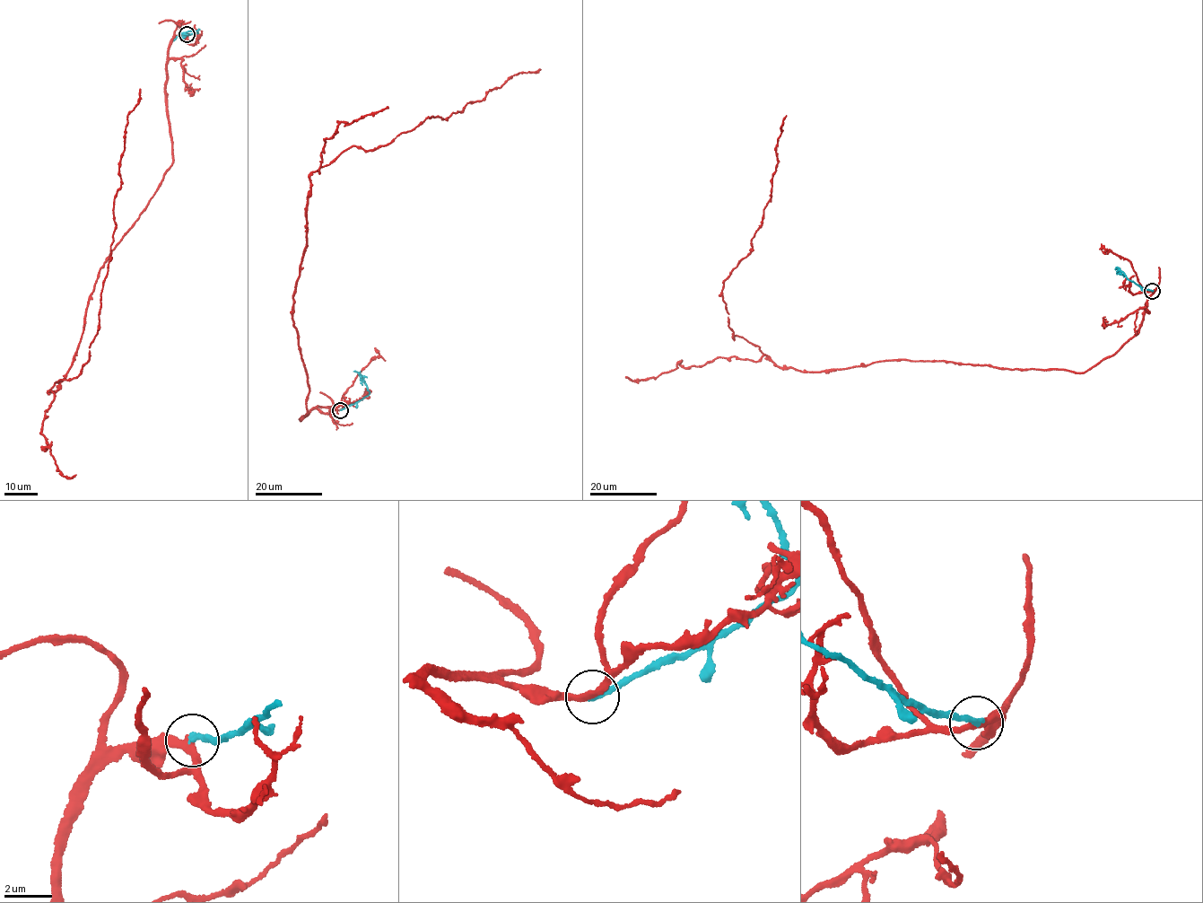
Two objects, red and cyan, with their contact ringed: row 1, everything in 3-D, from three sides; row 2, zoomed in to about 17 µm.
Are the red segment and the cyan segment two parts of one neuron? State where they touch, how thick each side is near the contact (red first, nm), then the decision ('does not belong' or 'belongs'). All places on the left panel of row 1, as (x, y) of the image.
place (187, 34); calibres 240 and 280 nm; belongs

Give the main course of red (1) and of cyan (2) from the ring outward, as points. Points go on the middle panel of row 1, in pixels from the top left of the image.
1: (341, 409), (299, 419), (309, 387), (293, 297), (310, 174), (540, 69)
2: (341, 409), (369, 393), (359, 372), (353, 371)

